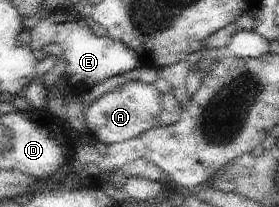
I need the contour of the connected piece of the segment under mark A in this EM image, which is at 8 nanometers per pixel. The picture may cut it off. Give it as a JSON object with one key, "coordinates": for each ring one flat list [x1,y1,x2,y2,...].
{"coordinates":[[127,80,112,92,107,92,87,105,86,124,93,141,116,144,154,128,162,110,162,93,154,83]]}

